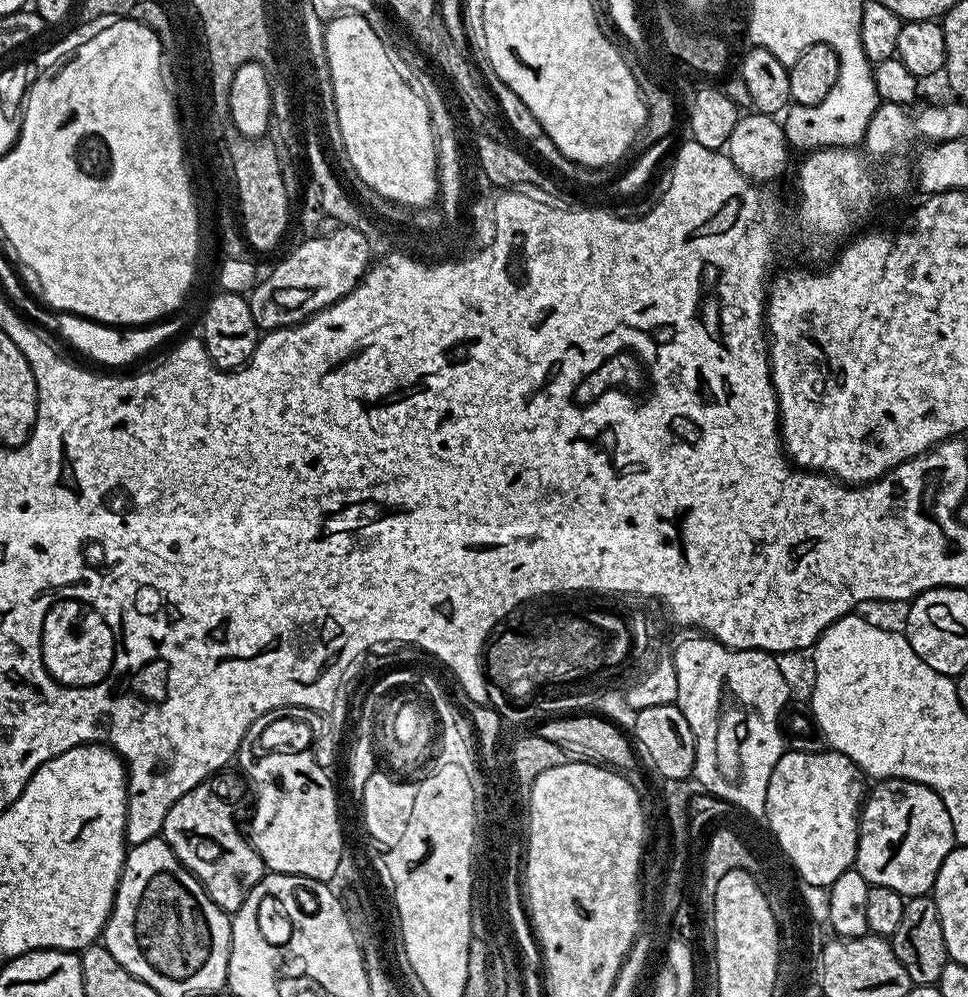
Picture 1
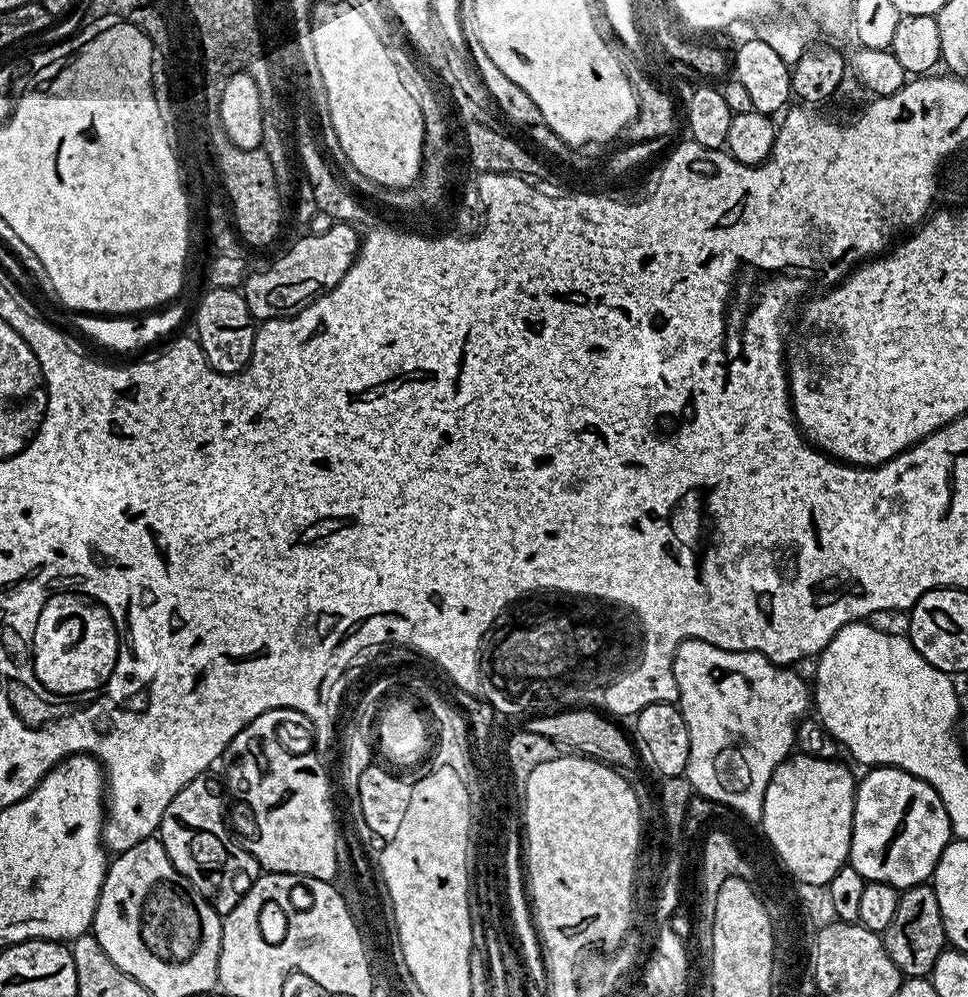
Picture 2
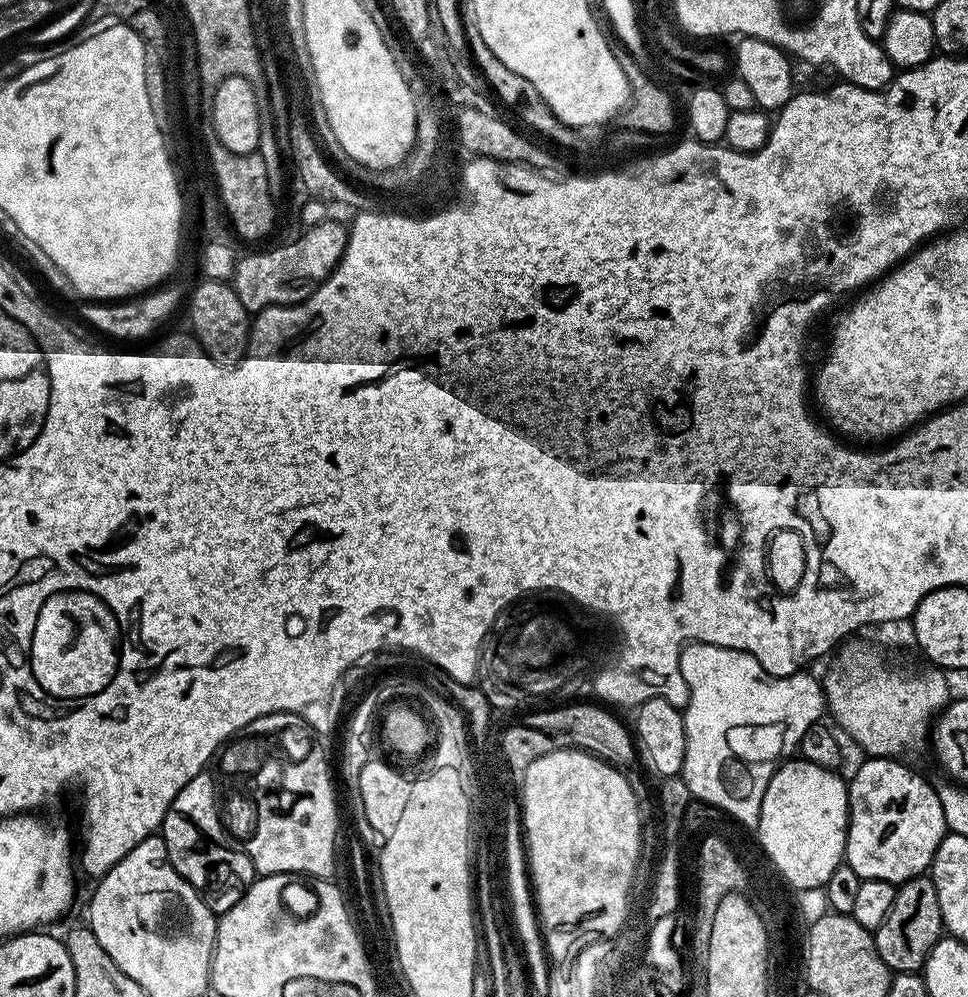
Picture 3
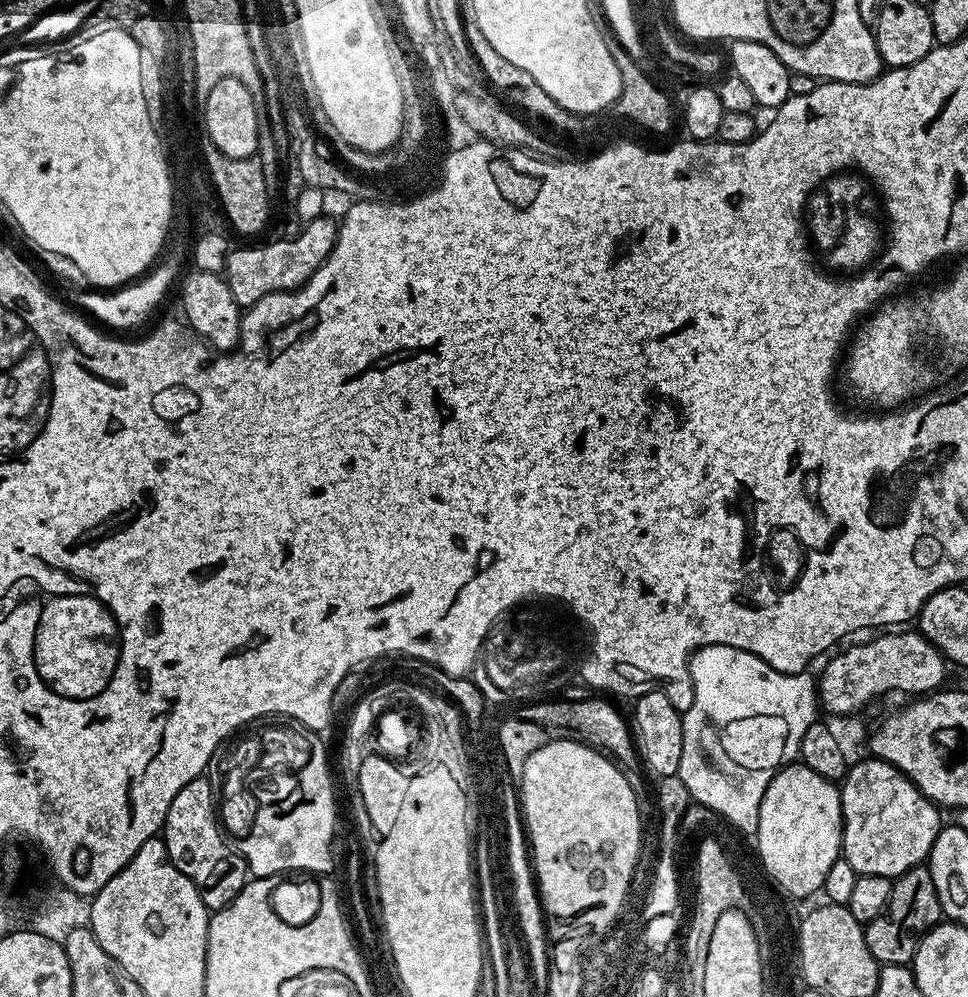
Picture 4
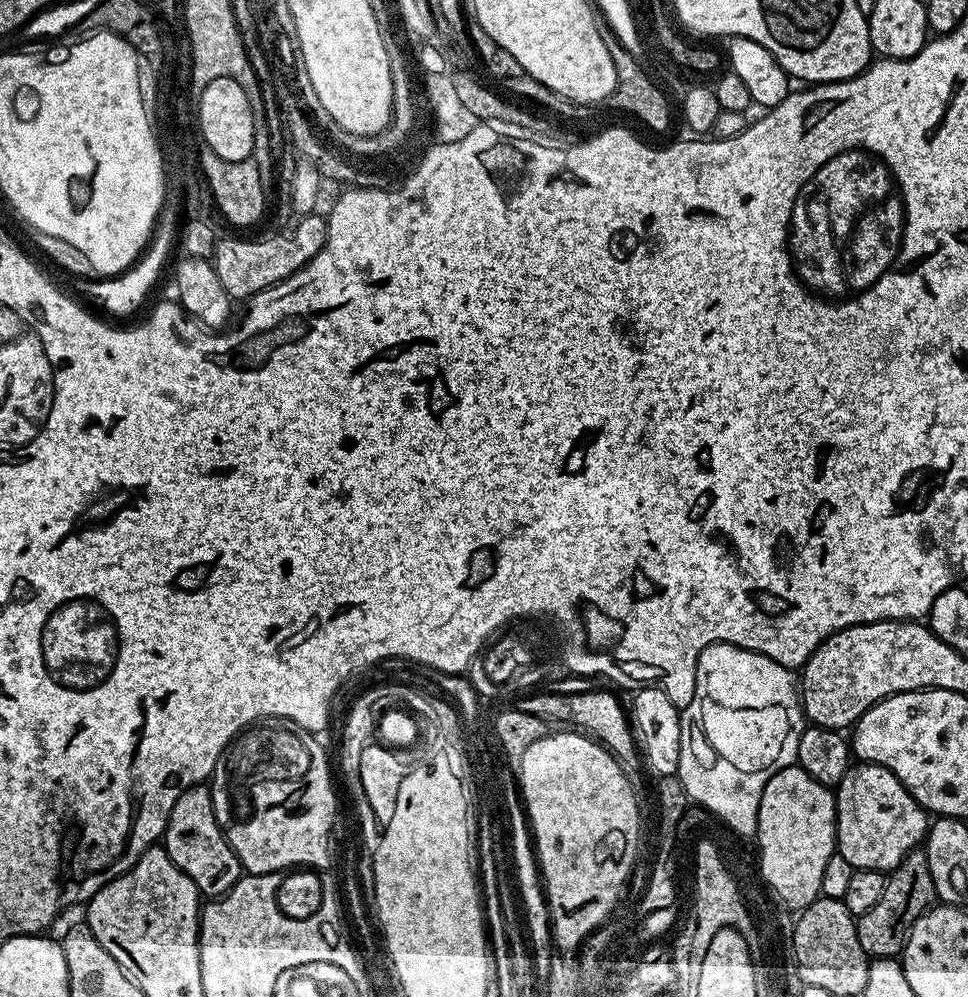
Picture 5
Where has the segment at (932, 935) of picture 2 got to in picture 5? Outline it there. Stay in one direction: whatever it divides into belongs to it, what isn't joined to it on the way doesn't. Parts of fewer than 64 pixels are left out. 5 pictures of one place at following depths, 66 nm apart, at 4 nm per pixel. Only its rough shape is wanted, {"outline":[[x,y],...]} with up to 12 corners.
{"outline":[[927,851],[887,873],[874,910],[856,917],[858,943],[899,957],[937,899]]}

